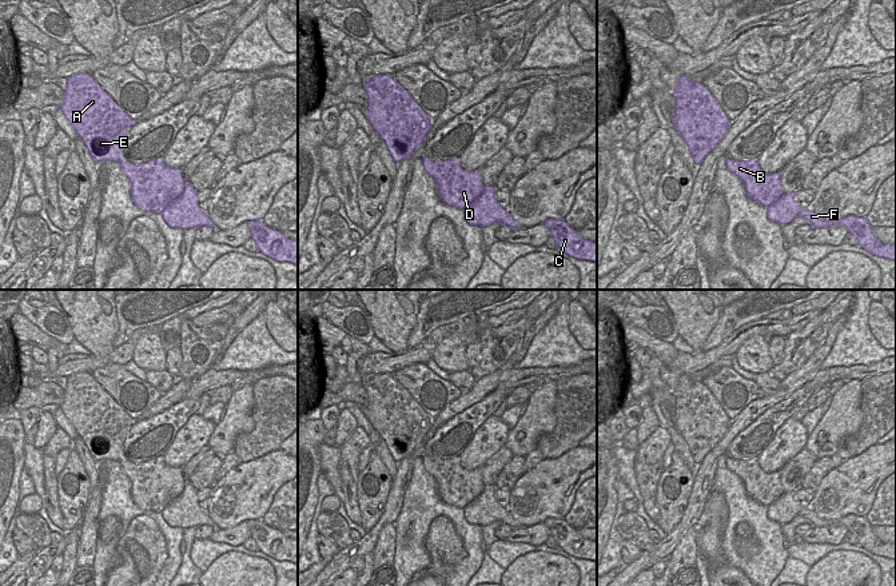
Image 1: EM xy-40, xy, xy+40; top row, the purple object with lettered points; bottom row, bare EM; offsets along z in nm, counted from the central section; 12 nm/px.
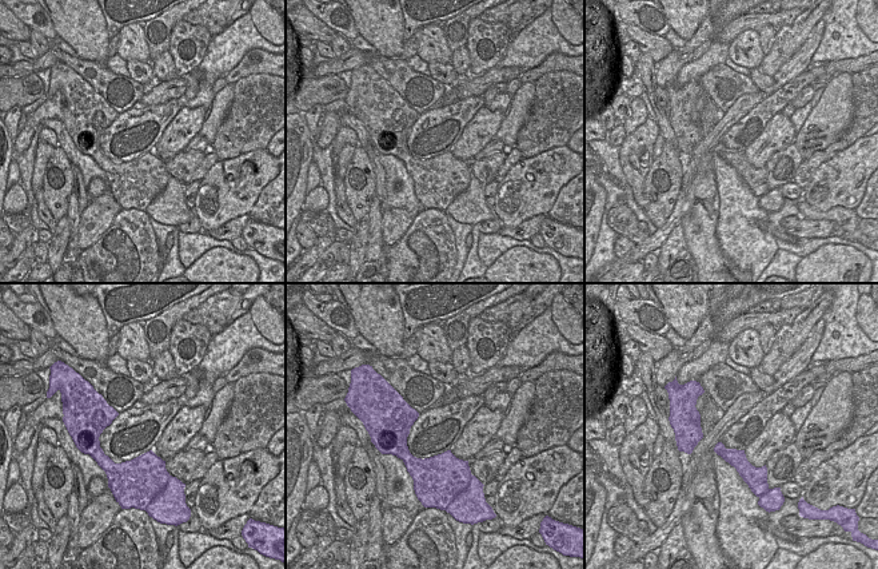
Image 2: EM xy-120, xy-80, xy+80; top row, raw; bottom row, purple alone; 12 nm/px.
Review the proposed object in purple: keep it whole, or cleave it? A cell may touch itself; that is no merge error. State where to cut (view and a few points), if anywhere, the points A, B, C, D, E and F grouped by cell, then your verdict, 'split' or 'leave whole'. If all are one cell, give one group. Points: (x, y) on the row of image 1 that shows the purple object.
cut xy-40 (186, 183), (182, 192), (160, 212); groups A B D E / C F; split

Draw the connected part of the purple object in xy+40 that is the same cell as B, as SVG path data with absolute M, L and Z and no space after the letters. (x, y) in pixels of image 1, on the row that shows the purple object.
M726 155L725 166L742 180L748 196L756 203L769 207L782 196L780 171L765 174L758 166L758 158L736 162Z

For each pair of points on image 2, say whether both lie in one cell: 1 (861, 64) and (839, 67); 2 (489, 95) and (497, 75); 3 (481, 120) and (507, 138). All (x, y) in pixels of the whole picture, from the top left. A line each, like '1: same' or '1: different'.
1: same
2: different
3: different

